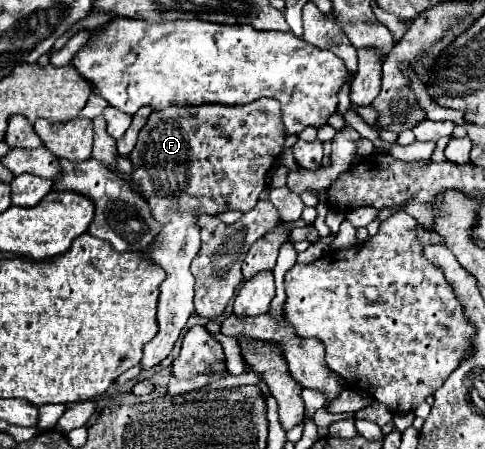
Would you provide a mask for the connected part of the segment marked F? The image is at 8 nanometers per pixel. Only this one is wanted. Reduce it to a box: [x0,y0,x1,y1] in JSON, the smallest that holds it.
[129,98,283,370]

